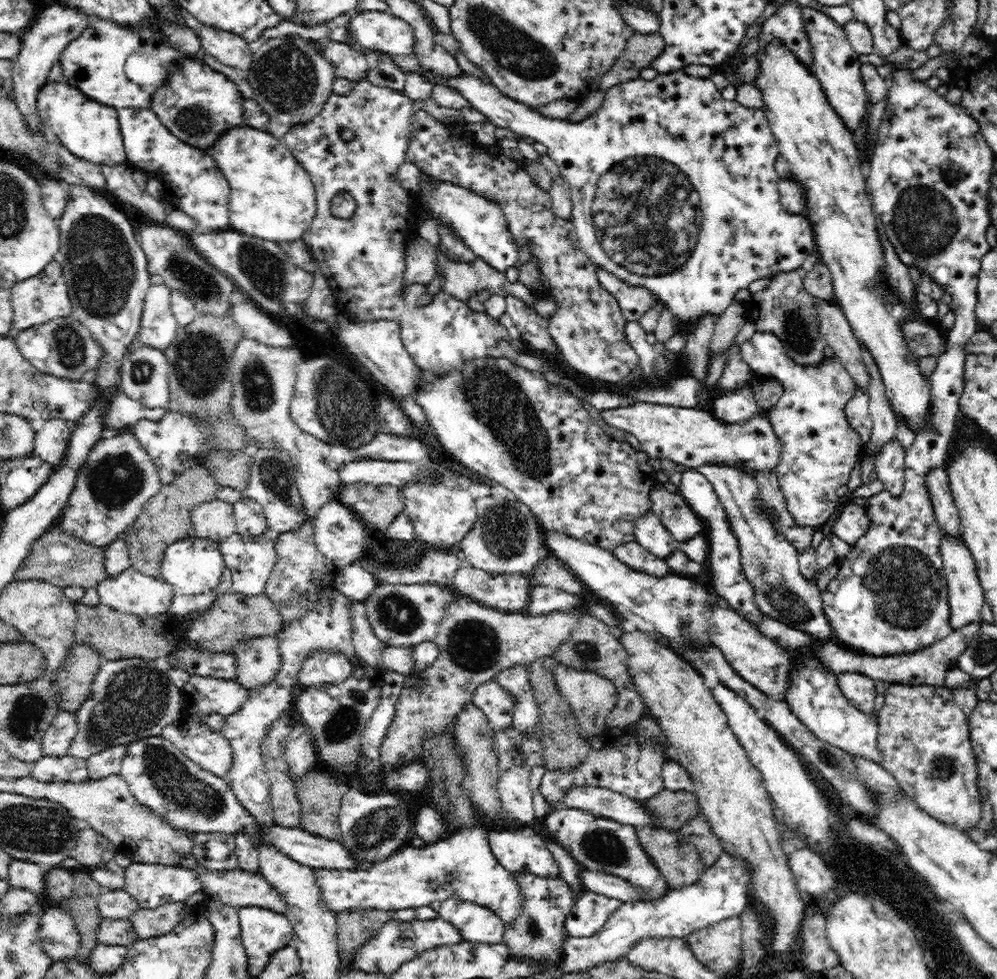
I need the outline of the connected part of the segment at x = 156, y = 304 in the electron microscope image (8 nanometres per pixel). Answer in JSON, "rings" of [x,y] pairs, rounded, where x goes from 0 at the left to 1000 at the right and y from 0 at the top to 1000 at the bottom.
{"rings":[[[164,289],[152,290],[152,292],[148,294],[144,305],[140,335],[137,342],[132,346],[130,355],[128,355],[128,361],[134,361],[137,356],[145,355],[144,353],[159,356],[163,360],[166,355],[172,353],[173,348],[176,346],[180,331],[172,318],[171,297],[172,295]]]}

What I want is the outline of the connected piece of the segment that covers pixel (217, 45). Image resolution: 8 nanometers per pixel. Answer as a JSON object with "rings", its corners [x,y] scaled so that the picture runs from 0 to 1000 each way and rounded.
{"rings":[[[203,25],[200,40],[204,51],[215,57],[219,63],[239,72],[252,69],[255,47],[242,37]]]}

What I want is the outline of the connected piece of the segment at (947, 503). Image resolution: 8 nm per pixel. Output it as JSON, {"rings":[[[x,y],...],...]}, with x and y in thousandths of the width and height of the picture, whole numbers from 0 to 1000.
{"rings":[[[946,477],[929,484],[929,496],[934,507],[934,514],[944,543],[964,547],[963,528],[955,504],[951,497],[951,483]]]}

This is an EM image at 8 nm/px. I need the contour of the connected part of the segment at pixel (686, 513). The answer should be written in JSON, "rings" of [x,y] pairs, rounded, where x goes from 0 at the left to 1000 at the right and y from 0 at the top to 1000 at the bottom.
{"rings":[[[661,495],[654,501],[652,508],[652,522],[662,528],[664,535],[680,556],[706,545],[706,533],[681,503],[672,504],[666,496]]]}

